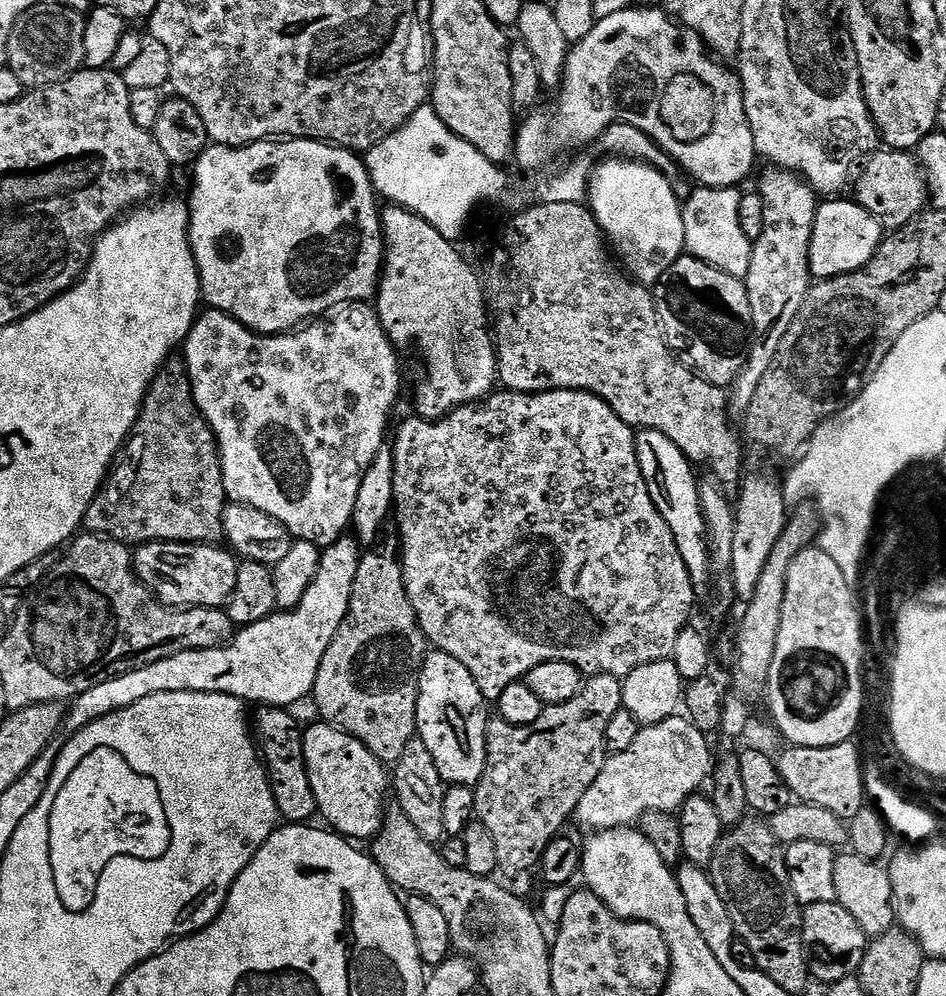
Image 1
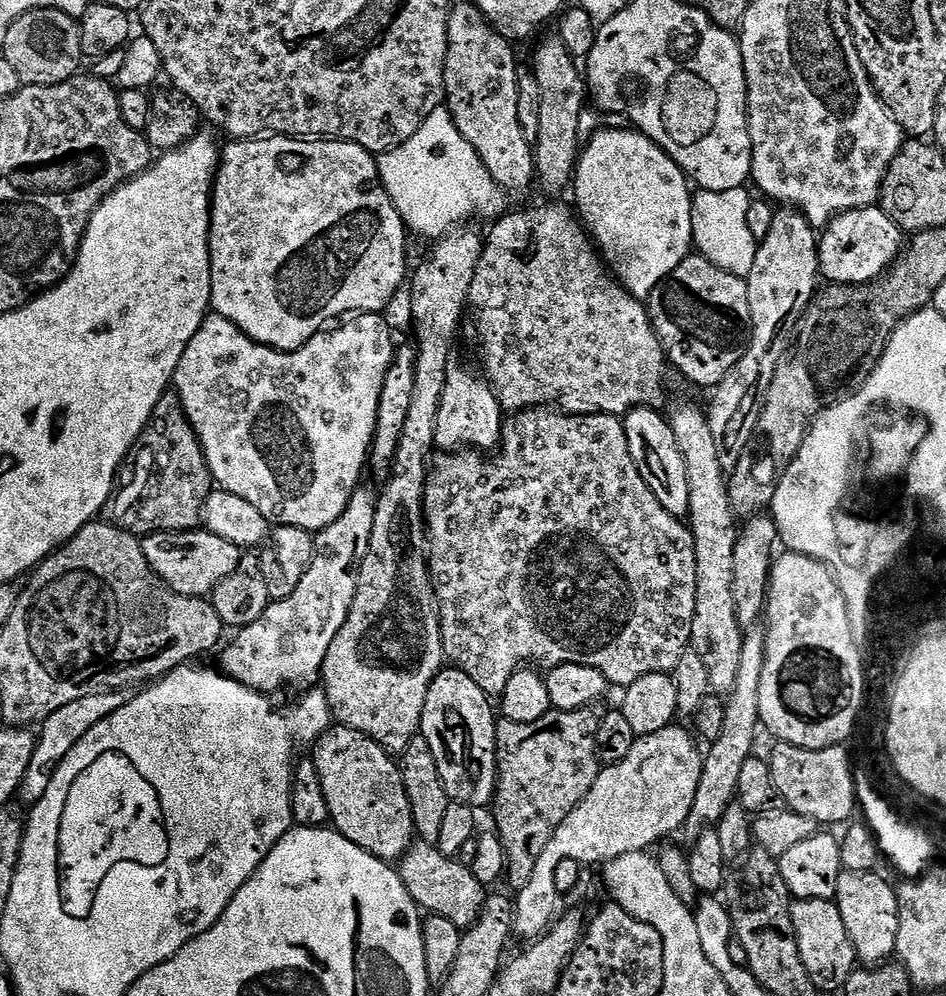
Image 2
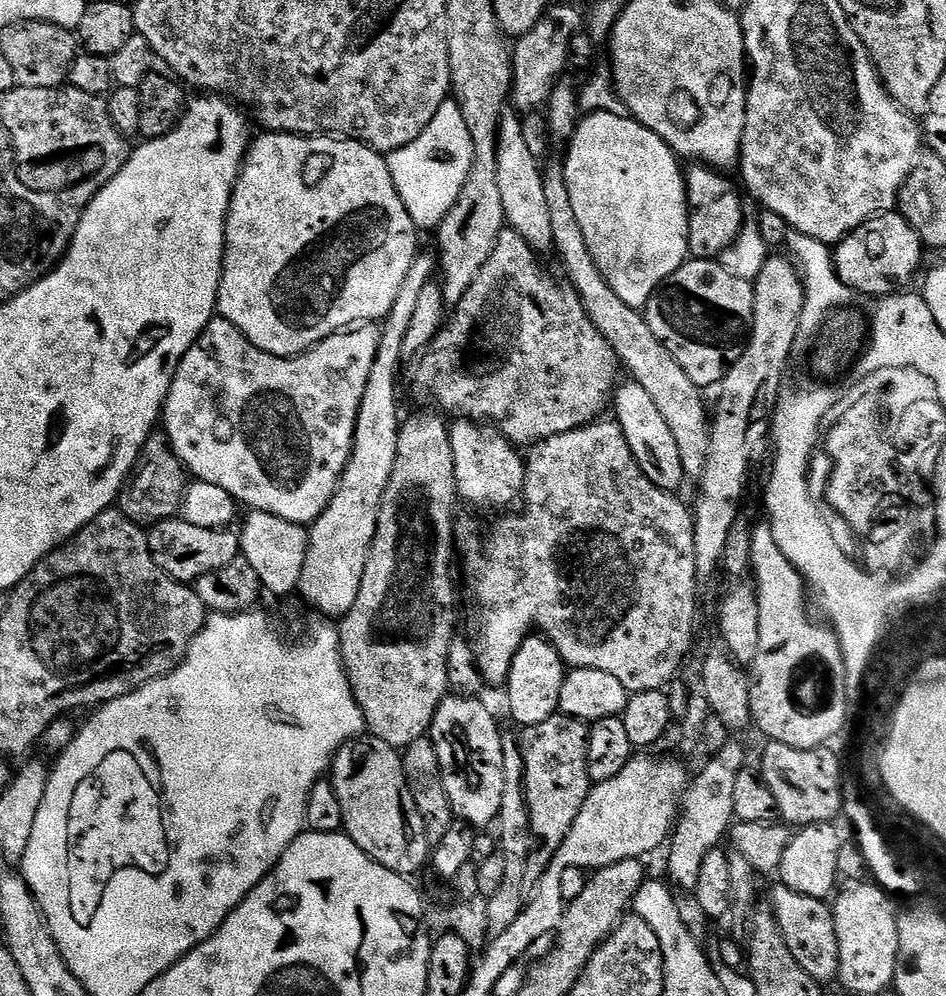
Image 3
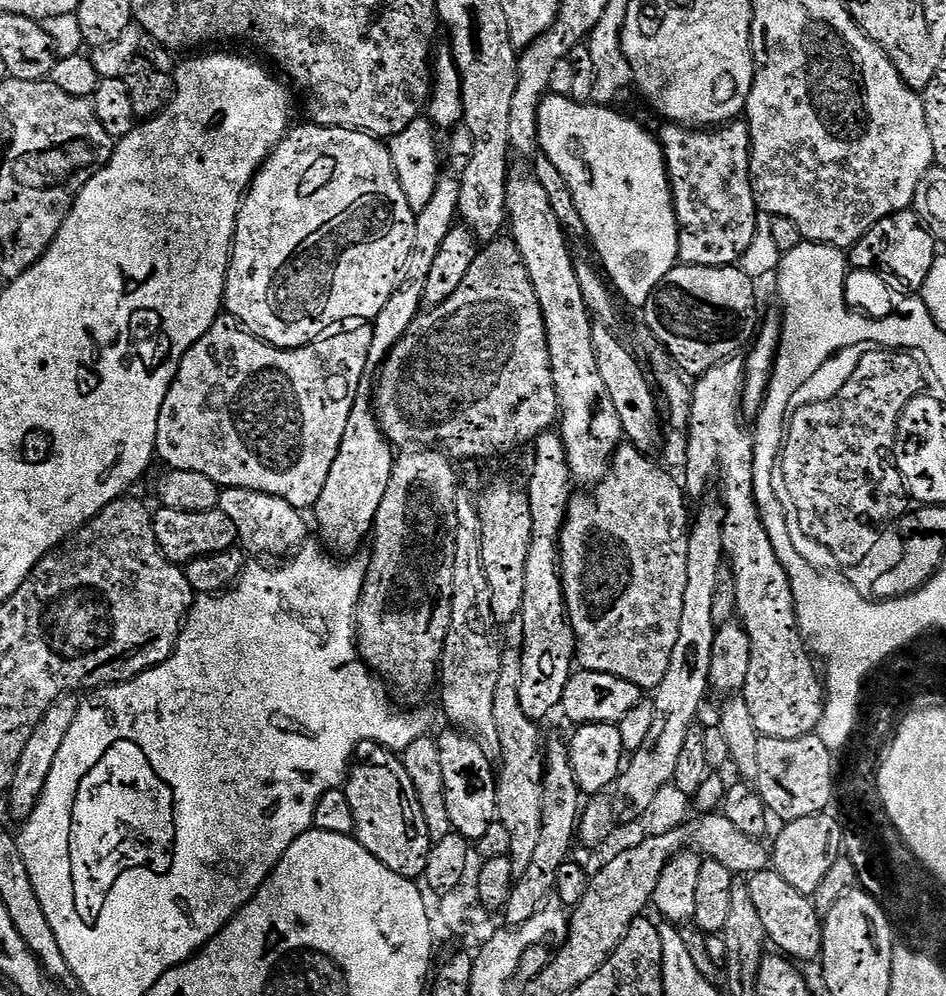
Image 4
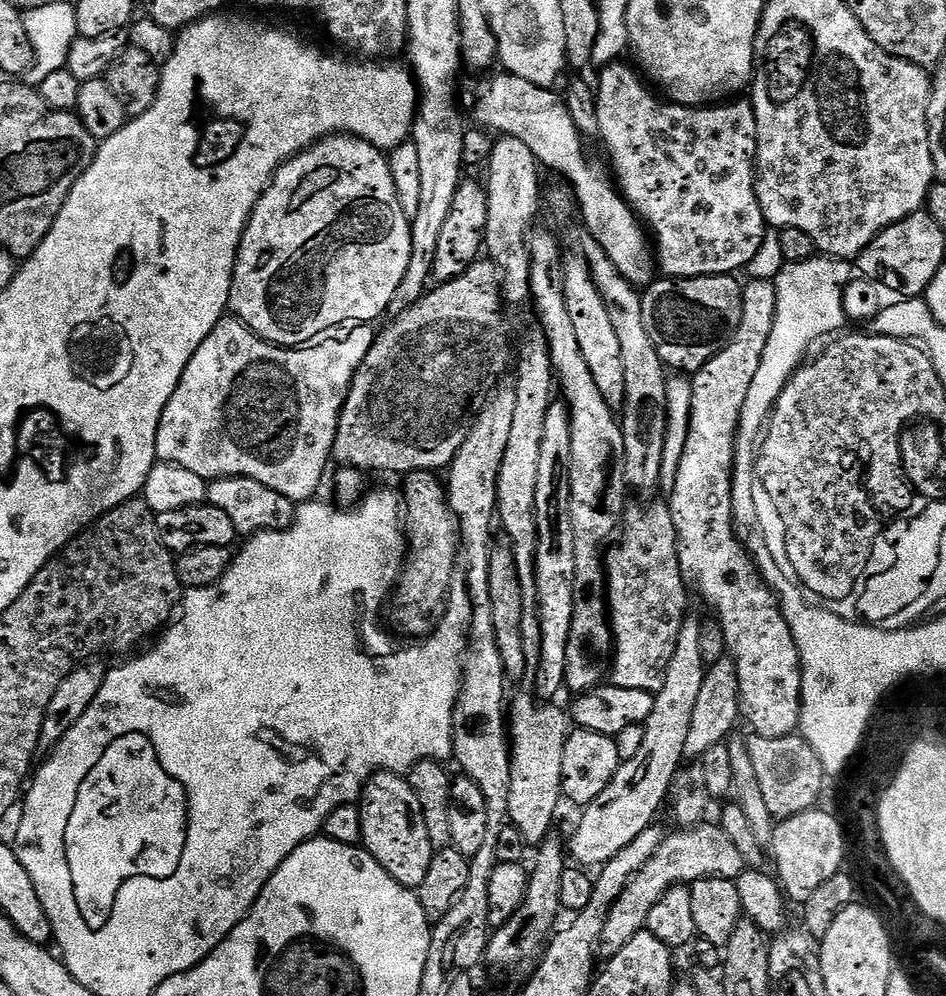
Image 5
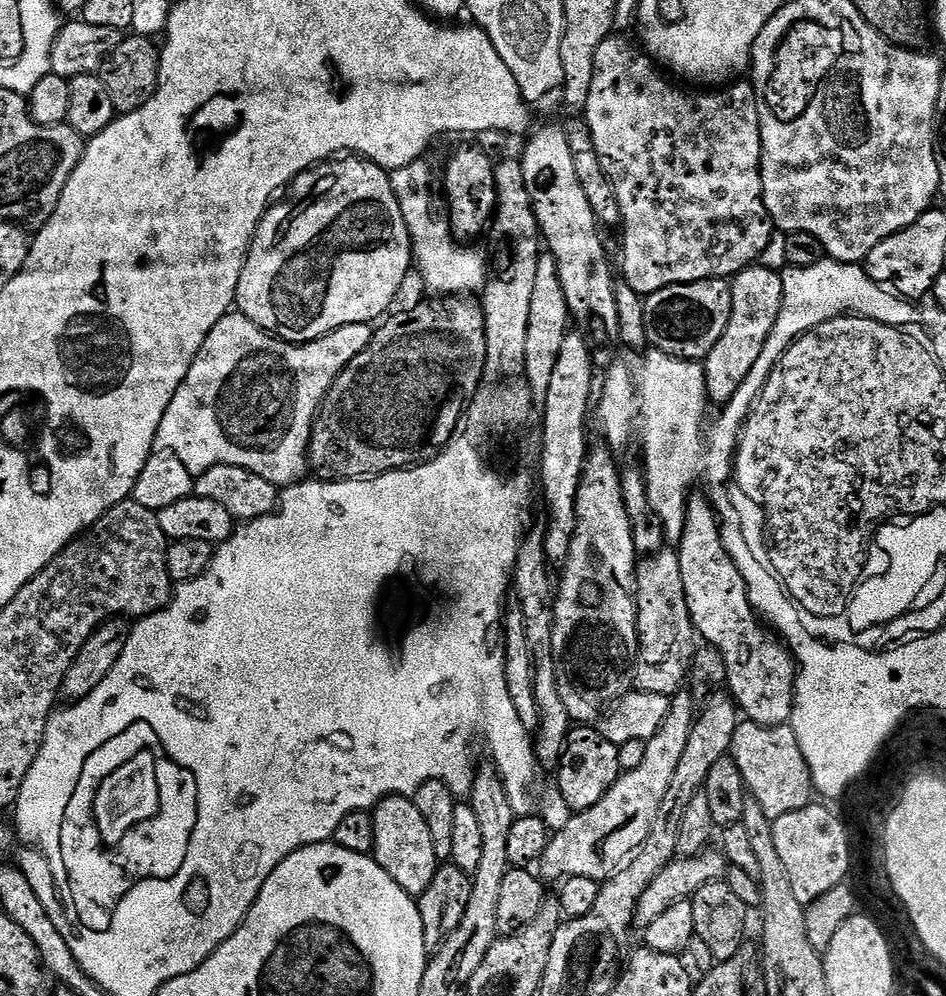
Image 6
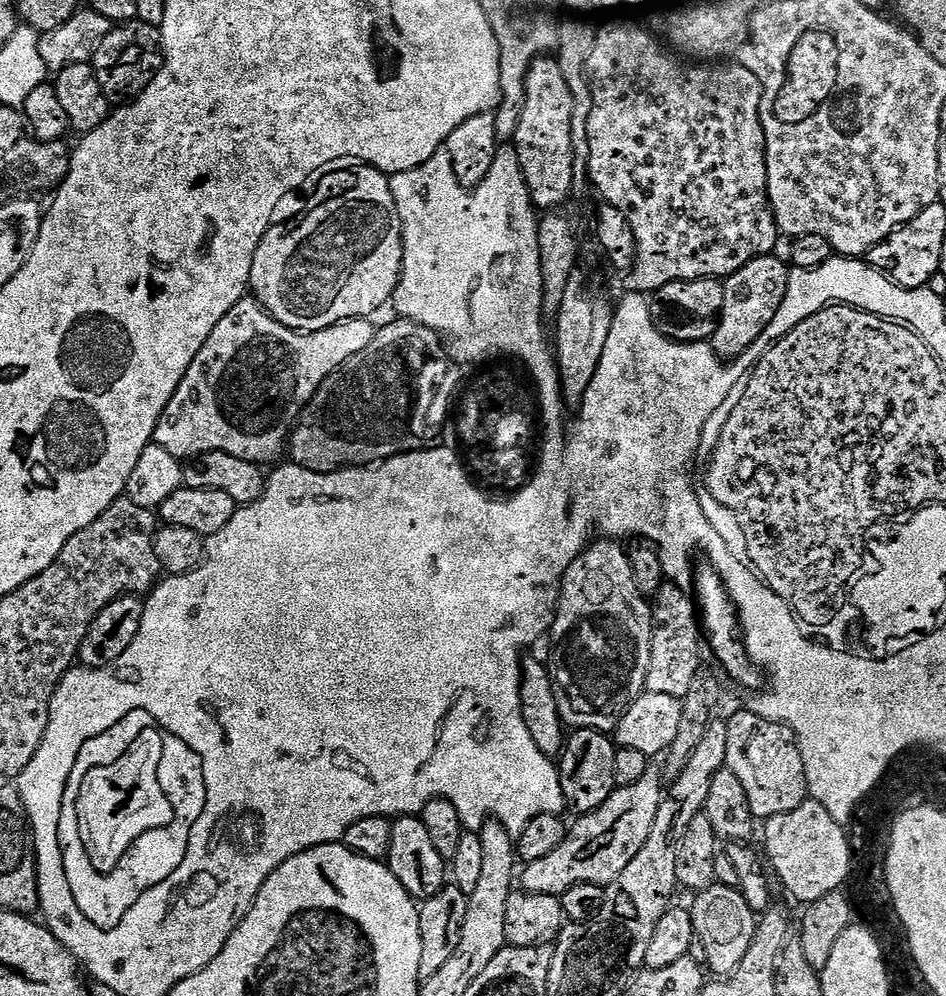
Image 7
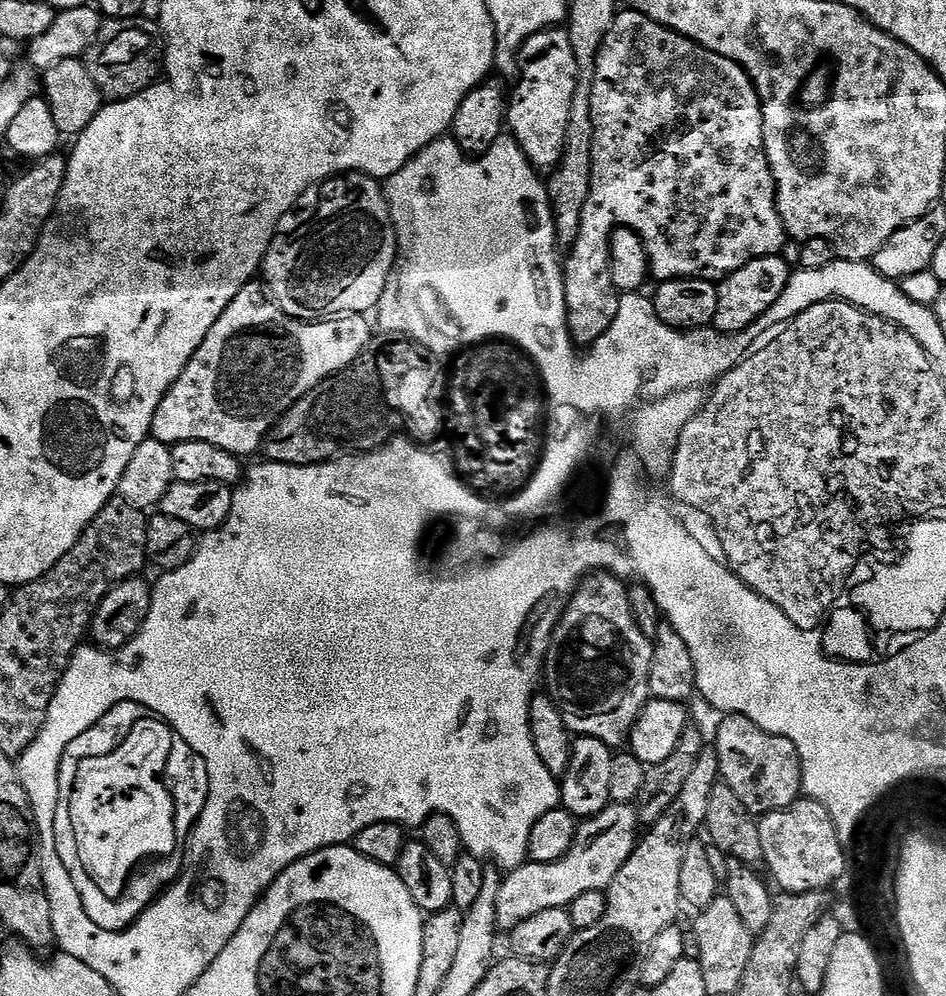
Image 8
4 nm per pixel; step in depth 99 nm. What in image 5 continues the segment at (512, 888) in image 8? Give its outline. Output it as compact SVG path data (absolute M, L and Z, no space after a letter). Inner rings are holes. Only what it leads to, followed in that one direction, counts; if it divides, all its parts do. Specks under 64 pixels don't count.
M685 619L682 630L674 646L674 658L670 658L670 666L666 670L666 678L662 690L655 693L656 701L650 718L644 721L644 737L642 747L634 758L623 761L620 769L614 774L610 786L594 798L583 809L580 825L572 832L570 840L570 856L577 865L603 866L622 846L630 846L638 834L653 827L660 807L665 807L678 773L685 763L686 737L690 735L690 718L694 715L694 706L698 703L698 693L702 691L702 682L706 665L702 658L702 642L700 641L699 619Z

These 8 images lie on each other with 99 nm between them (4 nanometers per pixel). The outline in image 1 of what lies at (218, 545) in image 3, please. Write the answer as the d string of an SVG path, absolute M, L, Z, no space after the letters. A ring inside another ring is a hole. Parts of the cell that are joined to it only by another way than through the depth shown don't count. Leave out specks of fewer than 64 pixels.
M142 544L135 549L134 563L136 577L170 608L224 608L234 594L240 569L237 557L227 547L215 544Z

